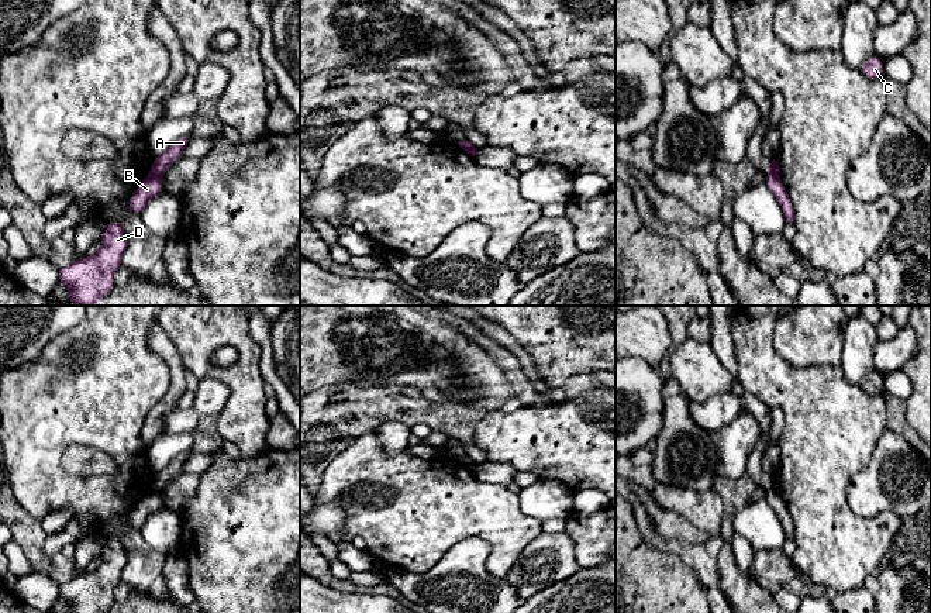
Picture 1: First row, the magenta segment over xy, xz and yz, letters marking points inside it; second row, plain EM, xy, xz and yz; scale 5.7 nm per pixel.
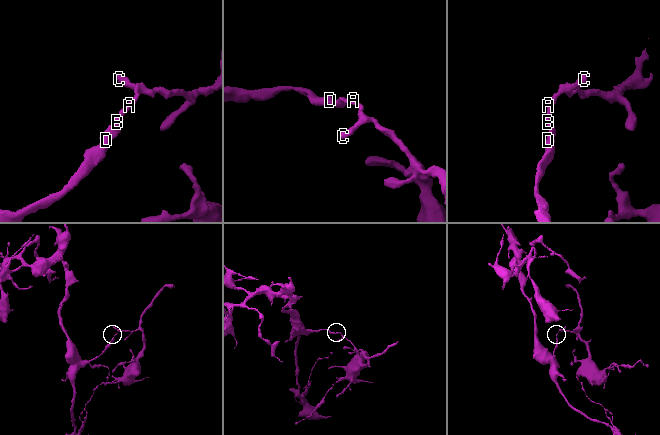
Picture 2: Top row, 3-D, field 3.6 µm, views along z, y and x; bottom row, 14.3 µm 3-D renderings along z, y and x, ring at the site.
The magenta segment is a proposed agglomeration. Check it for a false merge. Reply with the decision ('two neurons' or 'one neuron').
two neurons

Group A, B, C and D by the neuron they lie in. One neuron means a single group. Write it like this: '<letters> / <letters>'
A C / B D

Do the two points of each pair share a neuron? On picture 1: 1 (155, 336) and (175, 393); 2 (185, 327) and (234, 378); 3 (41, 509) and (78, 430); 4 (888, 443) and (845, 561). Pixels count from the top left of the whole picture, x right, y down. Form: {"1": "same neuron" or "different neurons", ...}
{"1": "same neuron", "2": "same neuron", "3": "same neuron", "4": "different neurons"}

